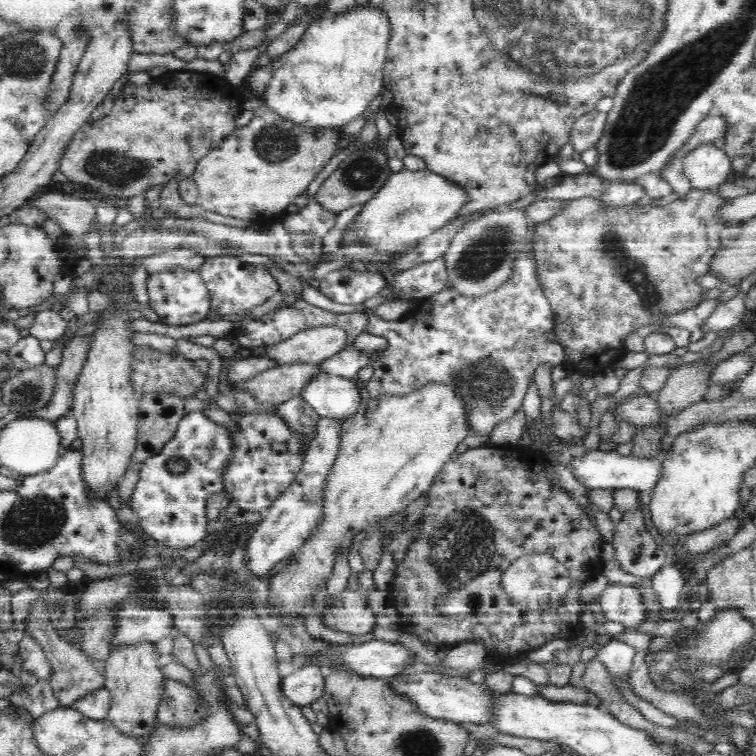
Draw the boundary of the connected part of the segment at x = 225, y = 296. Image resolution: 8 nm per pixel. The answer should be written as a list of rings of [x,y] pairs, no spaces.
[[[234,256],[205,257],[204,265],[198,272],[213,297],[212,310],[225,320],[248,320],[247,311],[262,305],[278,291],[278,281],[269,270],[244,264]]]

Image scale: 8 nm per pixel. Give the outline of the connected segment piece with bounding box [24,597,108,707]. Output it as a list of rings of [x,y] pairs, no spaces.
[[[38,597],[30,603],[28,614],[26,614],[24,620],[24,630],[30,638],[38,641],[45,652],[46,658],[54,667],[54,676],[50,678],[50,685],[61,704],[60,706],[70,707],[84,696],[88,696],[96,690],[106,689],[106,680],[108,680],[108,665],[106,662],[108,662],[108,658],[98,659],[92,657],[86,651],[73,648],[73,646],[64,642],[52,625],[48,599]]]

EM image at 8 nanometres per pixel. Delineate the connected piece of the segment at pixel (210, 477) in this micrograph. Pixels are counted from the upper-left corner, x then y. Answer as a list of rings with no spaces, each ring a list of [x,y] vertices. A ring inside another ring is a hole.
[[[192,411],[185,414],[179,422],[176,434],[155,455],[137,465],[138,480],[130,506],[144,532],[158,544],[167,547],[194,547],[208,532],[206,502],[212,496],[225,491],[224,474],[230,468],[234,454],[236,441],[233,433],[203,412]],[[172,455],[180,455],[190,462],[190,472],[186,476],[175,478],[164,468],[165,460]]]

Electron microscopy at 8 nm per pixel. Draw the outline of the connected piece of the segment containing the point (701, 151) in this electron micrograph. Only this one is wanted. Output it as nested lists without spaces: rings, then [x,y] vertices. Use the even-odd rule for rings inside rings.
[[[713,144],[700,146],[684,156],[684,172],[694,189],[713,190],[733,178],[732,162]]]

